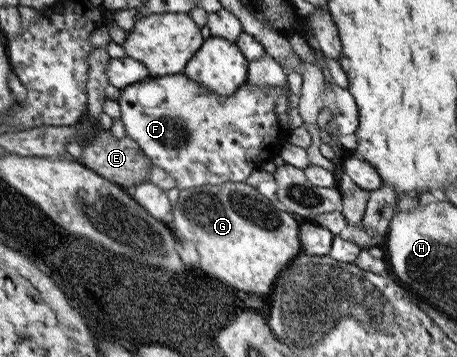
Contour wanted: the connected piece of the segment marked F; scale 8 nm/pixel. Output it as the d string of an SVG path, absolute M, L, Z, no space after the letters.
M182 72L161 77L148 76L126 86L121 89L117 102L127 136L138 143L152 164L172 174L178 181L178 188L184 190L202 185L246 181L252 170L261 167L266 159L280 154L291 132L289 96L290 89L257 87L247 80L234 91L234 96L224 98L201 87L199 82Z

